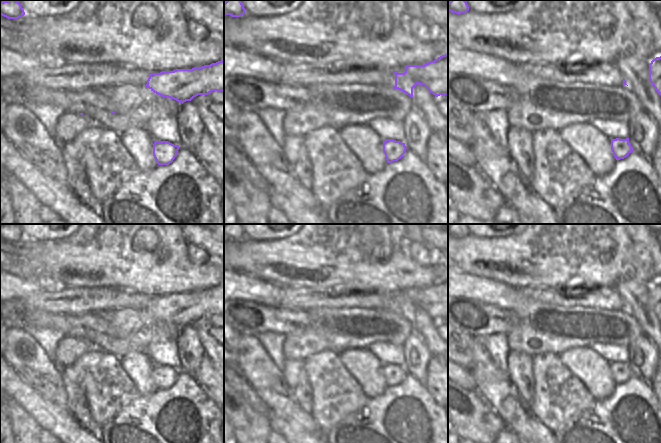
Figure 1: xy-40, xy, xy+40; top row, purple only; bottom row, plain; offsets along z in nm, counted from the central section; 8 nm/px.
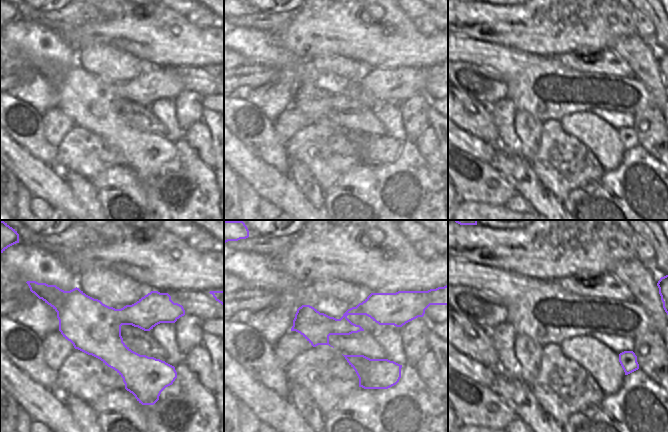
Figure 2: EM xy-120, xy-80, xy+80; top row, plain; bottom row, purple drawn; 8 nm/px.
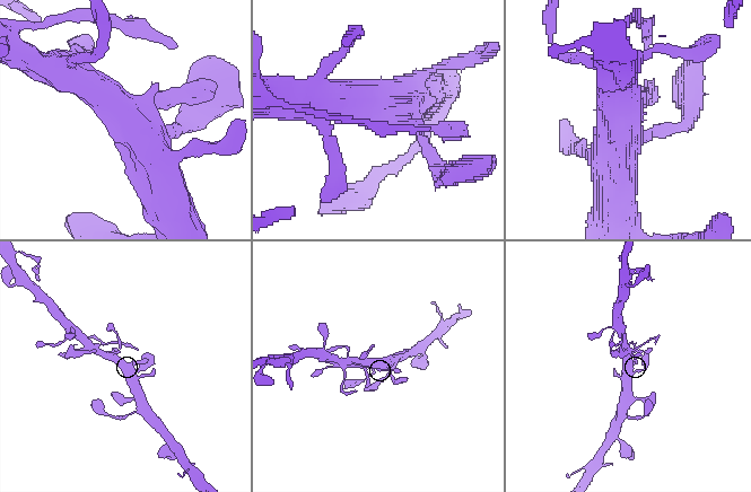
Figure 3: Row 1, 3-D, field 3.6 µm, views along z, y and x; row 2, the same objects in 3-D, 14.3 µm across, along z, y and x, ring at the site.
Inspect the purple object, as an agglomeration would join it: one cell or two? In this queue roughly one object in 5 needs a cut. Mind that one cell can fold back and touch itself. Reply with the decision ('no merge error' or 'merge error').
no merge error

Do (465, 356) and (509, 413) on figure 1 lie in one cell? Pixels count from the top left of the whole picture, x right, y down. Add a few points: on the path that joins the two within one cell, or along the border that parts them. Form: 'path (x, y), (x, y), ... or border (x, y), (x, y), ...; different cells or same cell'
border (480, 342), (473, 344), (472, 365), (469, 369); different cells

